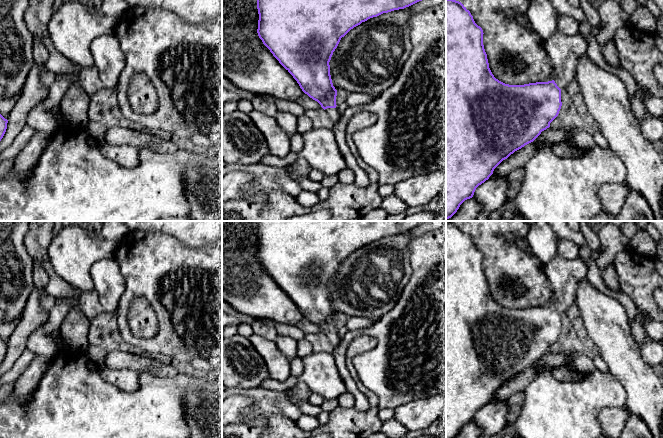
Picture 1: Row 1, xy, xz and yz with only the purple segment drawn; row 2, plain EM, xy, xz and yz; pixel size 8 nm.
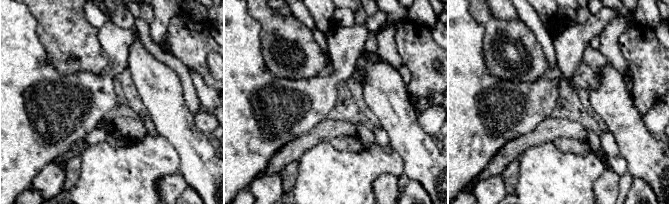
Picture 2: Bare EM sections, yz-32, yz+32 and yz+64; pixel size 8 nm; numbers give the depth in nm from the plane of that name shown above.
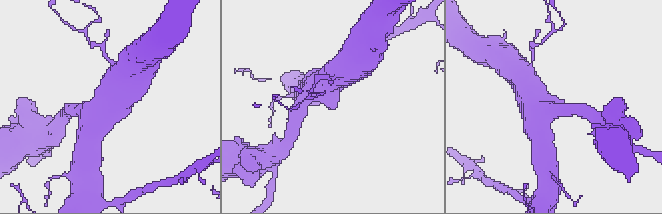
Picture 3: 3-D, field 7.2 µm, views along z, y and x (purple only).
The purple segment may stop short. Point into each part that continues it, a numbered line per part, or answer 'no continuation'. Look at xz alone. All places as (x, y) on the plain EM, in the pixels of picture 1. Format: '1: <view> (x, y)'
1: xz (334, 339)

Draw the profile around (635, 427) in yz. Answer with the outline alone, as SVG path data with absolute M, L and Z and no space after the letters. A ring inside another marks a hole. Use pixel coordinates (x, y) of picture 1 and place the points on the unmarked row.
M631 414L619 438L654 438L646 423L636 414Z

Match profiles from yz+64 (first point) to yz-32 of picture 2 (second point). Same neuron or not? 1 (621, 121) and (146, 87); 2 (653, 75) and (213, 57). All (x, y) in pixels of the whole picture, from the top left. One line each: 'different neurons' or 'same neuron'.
1: same neuron
2: different neurons

